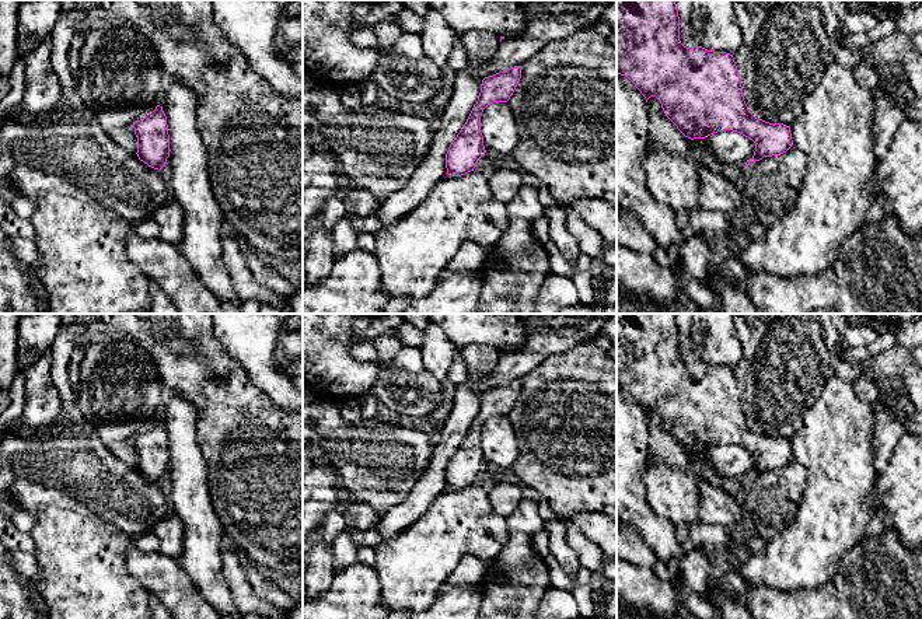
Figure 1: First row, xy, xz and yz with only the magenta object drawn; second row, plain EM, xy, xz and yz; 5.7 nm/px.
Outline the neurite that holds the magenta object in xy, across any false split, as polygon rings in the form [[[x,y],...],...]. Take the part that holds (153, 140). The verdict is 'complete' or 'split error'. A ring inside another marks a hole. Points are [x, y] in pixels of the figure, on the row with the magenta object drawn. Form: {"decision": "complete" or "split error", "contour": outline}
{"decision": "complete", "contour": [[[157,105],[151,113],[133,122],[133,127],[139,160],[160,171],[170,157],[170,134],[163,106]]]}

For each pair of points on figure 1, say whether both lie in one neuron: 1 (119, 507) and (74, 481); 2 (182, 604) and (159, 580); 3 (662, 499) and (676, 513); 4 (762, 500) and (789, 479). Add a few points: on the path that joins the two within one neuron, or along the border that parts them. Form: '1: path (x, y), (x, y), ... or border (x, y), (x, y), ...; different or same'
1: path (108, 496), (93, 481), (86, 481); same
2: path (177, 598), (164, 586); same
3: path (666, 500), (674, 509); same
4: path (769, 499), (782, 486); same

